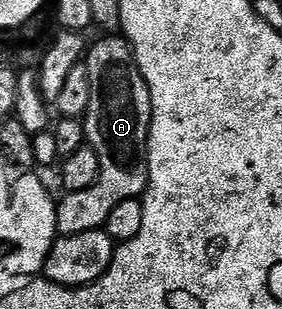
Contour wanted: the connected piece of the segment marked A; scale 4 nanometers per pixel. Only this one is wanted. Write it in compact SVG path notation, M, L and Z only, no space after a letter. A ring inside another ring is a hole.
M109 34L97 45L88 49L83 61L90 76L91 100L83 117L85 139L88 147L99 154L99 178L95 186L78 192L65 192L57 205L57 231L62 236L71 234L87 234L87 230L104 228L111 210L119 206L119 202L136 200L144 197L145 189L149 187L149 127L153 121L151 94L143 74L137 69L133 60L133 50L128 40L117 34Z

